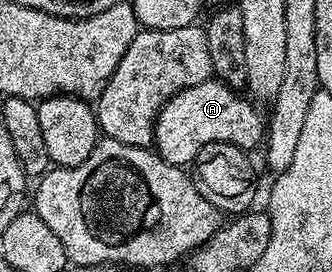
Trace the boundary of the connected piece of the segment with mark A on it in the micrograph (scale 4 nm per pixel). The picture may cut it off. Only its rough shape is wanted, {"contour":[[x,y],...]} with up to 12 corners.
{"contour":[[210,77],[168,99],[153,126],[184,168],[212,143],[260,148],[266,116]]}

